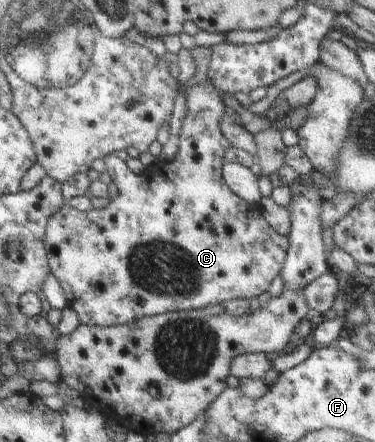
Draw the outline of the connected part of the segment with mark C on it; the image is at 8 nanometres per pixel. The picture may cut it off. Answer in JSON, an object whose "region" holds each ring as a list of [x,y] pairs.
{"region":[[[205,82],[203,85],[201,83],[195,83],[192,88],[189,88],[184,91],[185,93],[185,107],[187,110],[187,115],[185,119],[182,122],[181,128],[180,128],[180,144],[178,148],[178,152],[176,153],[176,156],[170,161],[165,162],[162,160],[159,160],[156,164],[154,164],[149,169],[144,169],[141,174],[135,175],[135,171],[131,171],[131,167],[127,167],[127,163],[123,162],[123,159],[119,159],[117,155],[109,154],[107,158],[104,159],[105,164],[105,172],[109,174],[111,179],[117,184],[118,186],[118,196],[114,199],[111,199],[108,203],[108,206],[105,208],[102,208],[100,210],[92,210],[91,212],[81,212],[77,209],[74,209],[73,207],[70,207],[69,205],[65,205],[55,216],[50,220],[50,223],[47,225],[46,228],[46,247],[49,249],[49,255],[48,255],[48,263],[50,264],[50,269],[52,270],[52,275],[56,278],[56,281],[61,285],[61,288],[65,291],[67,300],[69,301],[70,305],[73,305],[75,309],[79,309],[79,307],[83,307],[85,309],[85,313],[77,313],[79,315],[79,319],[81,319],[81,323],[83,325],[93,325],[93,326],[99,326],[99,327],[110,327],[110,326],[119,326],[124,324],[129,324],[132,322],[135,322],[137,319],[142,319],[143,317],[148,316],[157,316],[160,314],[165,314],[168,312],[177,312],[177,311],[184,311],[184,310],[197,310],[197,309],[204,309],[205,305],[211,305],[211,304],[220,304],[226,303],[230,300],[253,300],[254,298],[259,297],[259,295],[263,295],[265,291],[269,291],[271,289],[271,285],[273,285],[273,281],[277,279],[277,275],[282,274],[283,267],[285,266],[287,257],[288,257],[288,251],[290,249],[290,239],[288,236],[281,236],[267,221],[265,221],[265,217],[263,217],[263,211],[259,204],[251,204],[248,203],[245,199],[242,199],[239,197],[239,195],[236,195],[226,183],[226,180],[224,179],[224,166],[226,165],[226,154],[233,149],[232,144],[229,140],[227,140],[227,137],[222,133],[222,120],[224,119],[226,113],[226,106],[223,104],[223,99],[221,99],[220,94],[217,92],[217,89],[215,89],[214,85],[210,82]]]}

